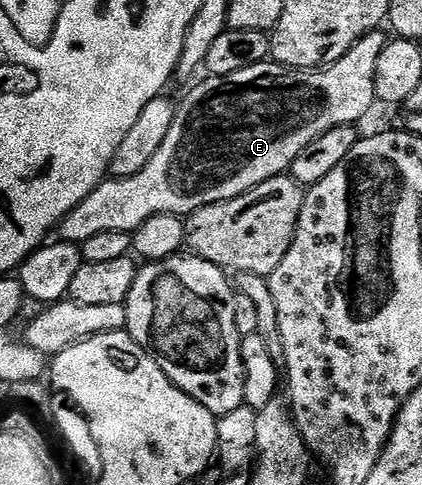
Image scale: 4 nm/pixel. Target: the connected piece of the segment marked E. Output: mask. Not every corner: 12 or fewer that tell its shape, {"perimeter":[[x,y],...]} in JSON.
{"perimeter":[[386,43],[204,78],[138,174],[60,221],[83,246],[285,175],[377,103]]}

